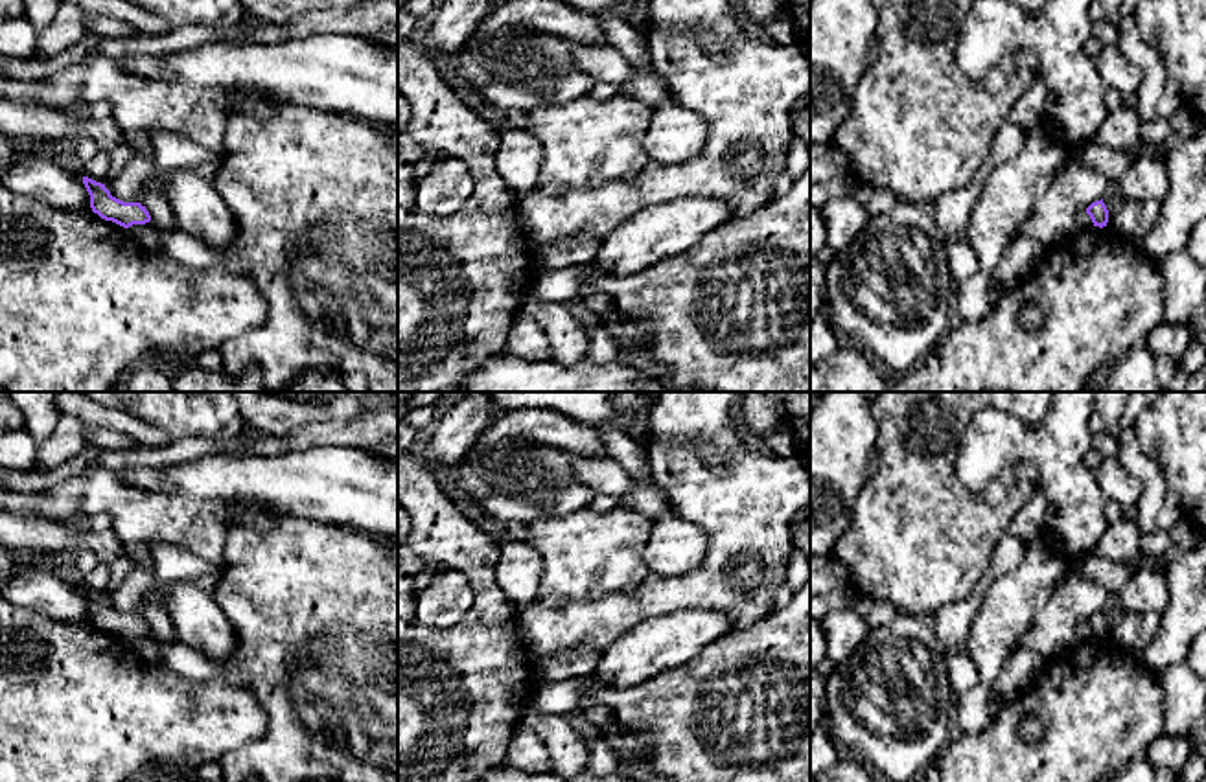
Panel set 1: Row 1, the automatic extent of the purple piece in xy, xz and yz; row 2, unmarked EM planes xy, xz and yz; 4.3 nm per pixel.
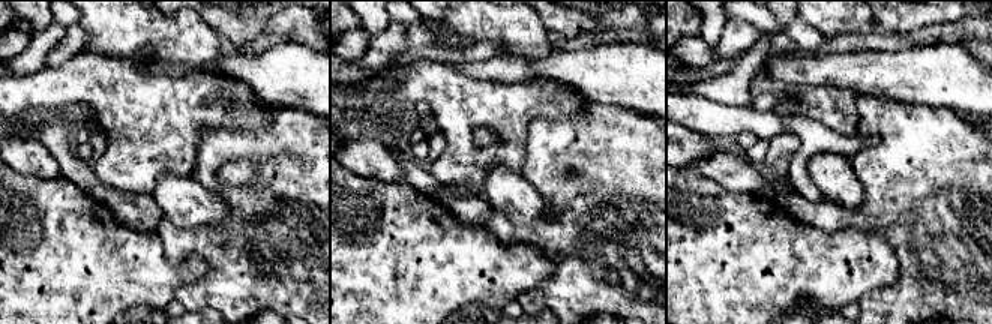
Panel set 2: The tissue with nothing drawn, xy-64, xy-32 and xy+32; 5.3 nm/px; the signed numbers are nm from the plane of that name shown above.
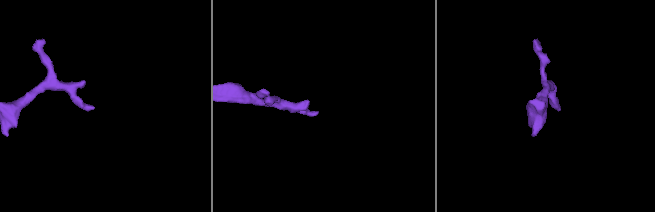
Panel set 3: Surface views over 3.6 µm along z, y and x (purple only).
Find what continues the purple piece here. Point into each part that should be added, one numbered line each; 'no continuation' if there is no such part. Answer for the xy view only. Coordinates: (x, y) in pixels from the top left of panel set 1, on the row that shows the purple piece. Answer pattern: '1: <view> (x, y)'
1: xy (150, 234)

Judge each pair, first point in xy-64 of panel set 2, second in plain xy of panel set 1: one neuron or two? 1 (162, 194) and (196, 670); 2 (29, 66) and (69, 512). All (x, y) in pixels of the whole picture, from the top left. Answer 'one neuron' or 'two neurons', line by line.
1: two neurons
2: two neurons

